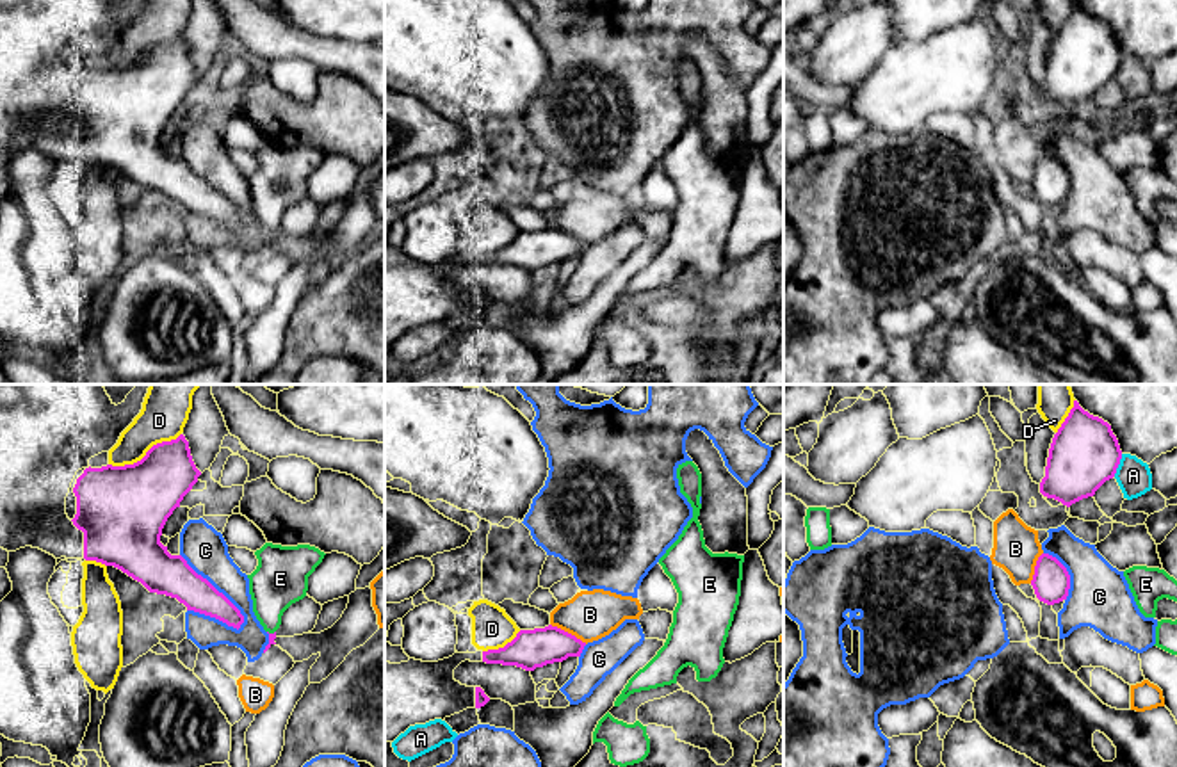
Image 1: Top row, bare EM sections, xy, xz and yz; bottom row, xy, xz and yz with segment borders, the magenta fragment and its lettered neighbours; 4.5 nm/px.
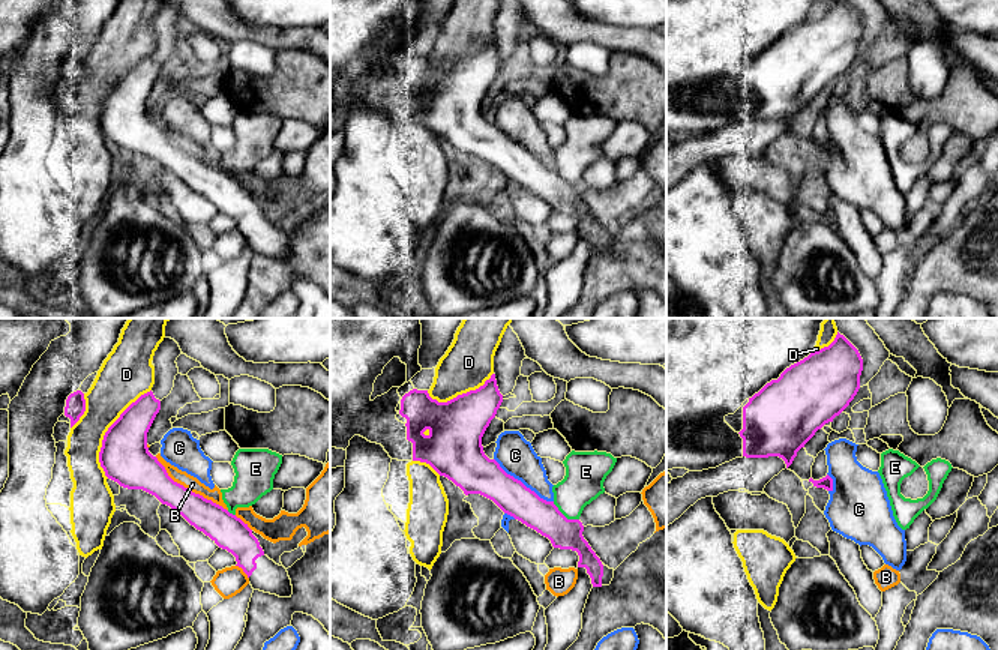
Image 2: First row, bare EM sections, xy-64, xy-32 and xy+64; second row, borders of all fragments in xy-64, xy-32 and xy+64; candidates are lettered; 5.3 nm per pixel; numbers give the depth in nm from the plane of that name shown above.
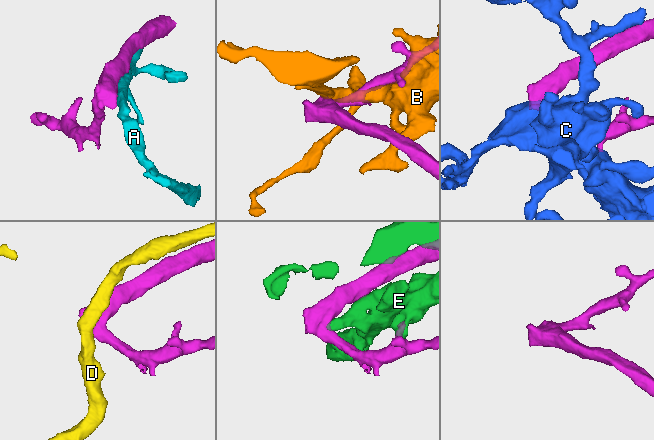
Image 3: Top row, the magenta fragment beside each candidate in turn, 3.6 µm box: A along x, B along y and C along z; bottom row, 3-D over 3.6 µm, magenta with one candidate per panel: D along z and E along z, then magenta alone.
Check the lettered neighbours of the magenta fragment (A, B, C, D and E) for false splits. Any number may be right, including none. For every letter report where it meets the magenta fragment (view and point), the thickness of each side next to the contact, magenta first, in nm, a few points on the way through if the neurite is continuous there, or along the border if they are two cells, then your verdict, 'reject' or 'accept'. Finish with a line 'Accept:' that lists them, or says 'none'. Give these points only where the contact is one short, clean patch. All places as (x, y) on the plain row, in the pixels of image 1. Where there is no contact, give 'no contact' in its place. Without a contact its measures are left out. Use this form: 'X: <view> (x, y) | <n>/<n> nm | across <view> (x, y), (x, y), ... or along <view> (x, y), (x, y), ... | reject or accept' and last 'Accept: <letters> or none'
A: yz (1117, 66) | 320/160 nm | reject
B: xz (567, 234) | 180/220 nm | reject
C: xy (218, 193) | 180/200 nm | reject
D: xy (146, 56) | 360/190 nm | reject
E: xy (271, 235) | 30/240 nm | reject
Accept: none

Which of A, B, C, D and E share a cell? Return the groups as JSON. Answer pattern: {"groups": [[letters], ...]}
{"groups": [["A"], ["B"], ["C", "D"], ["E"]]}

